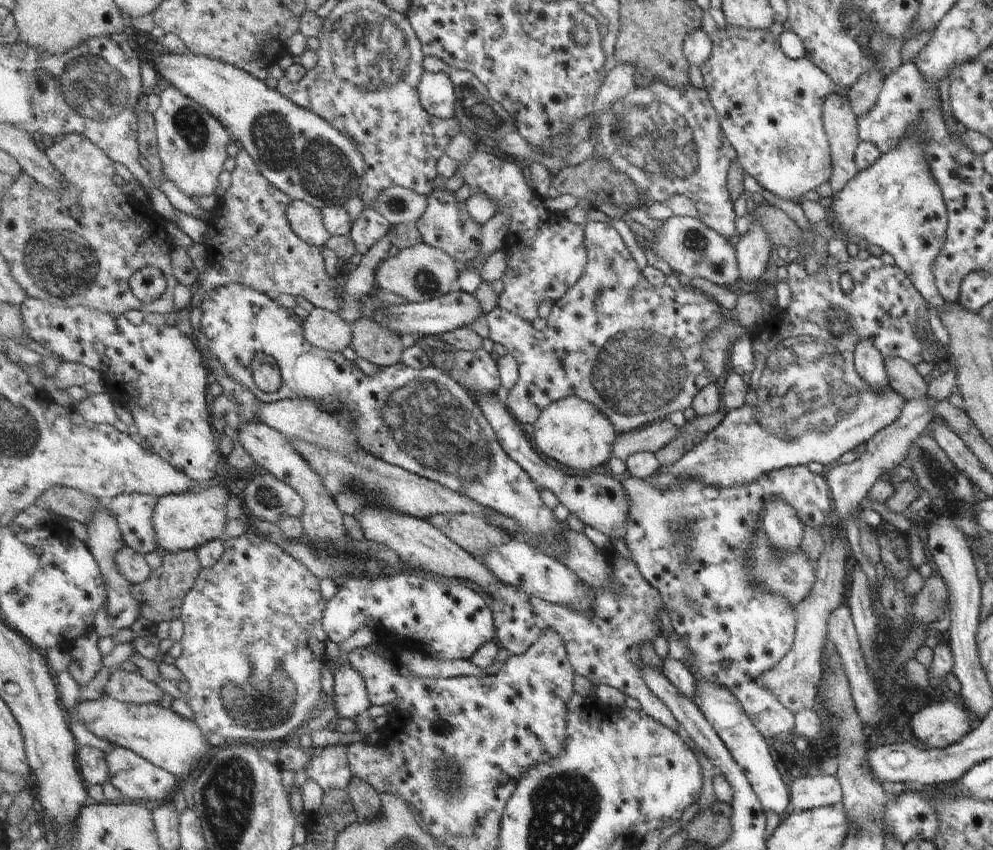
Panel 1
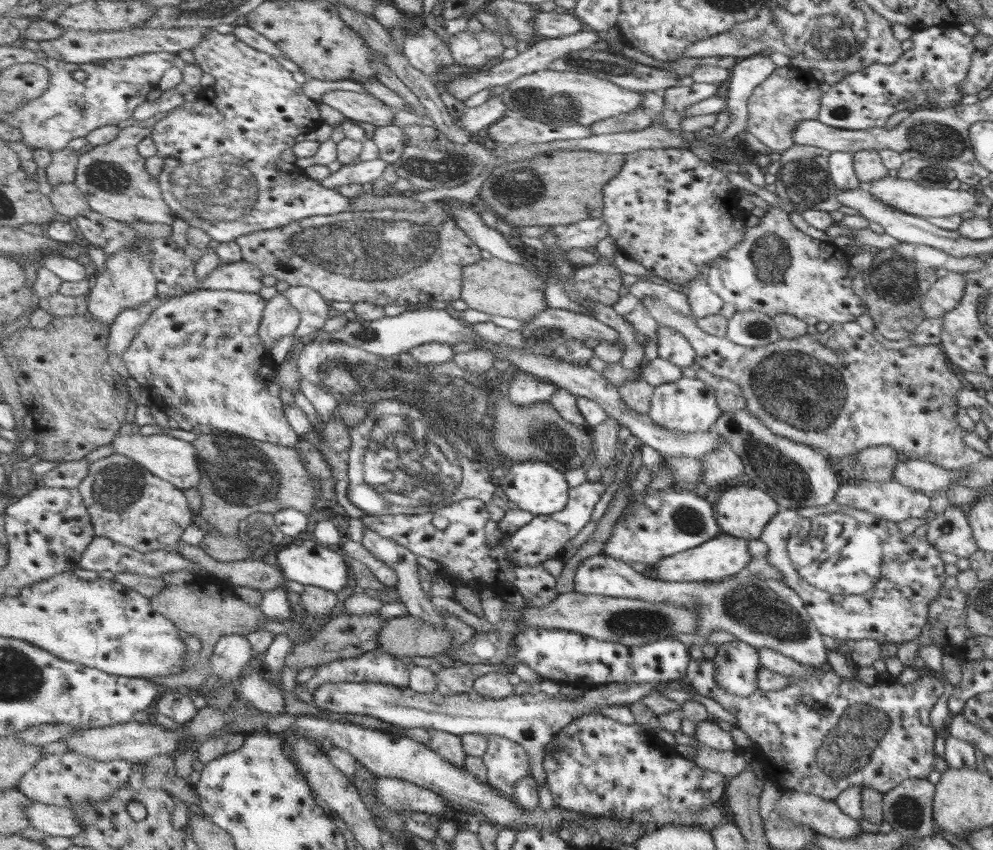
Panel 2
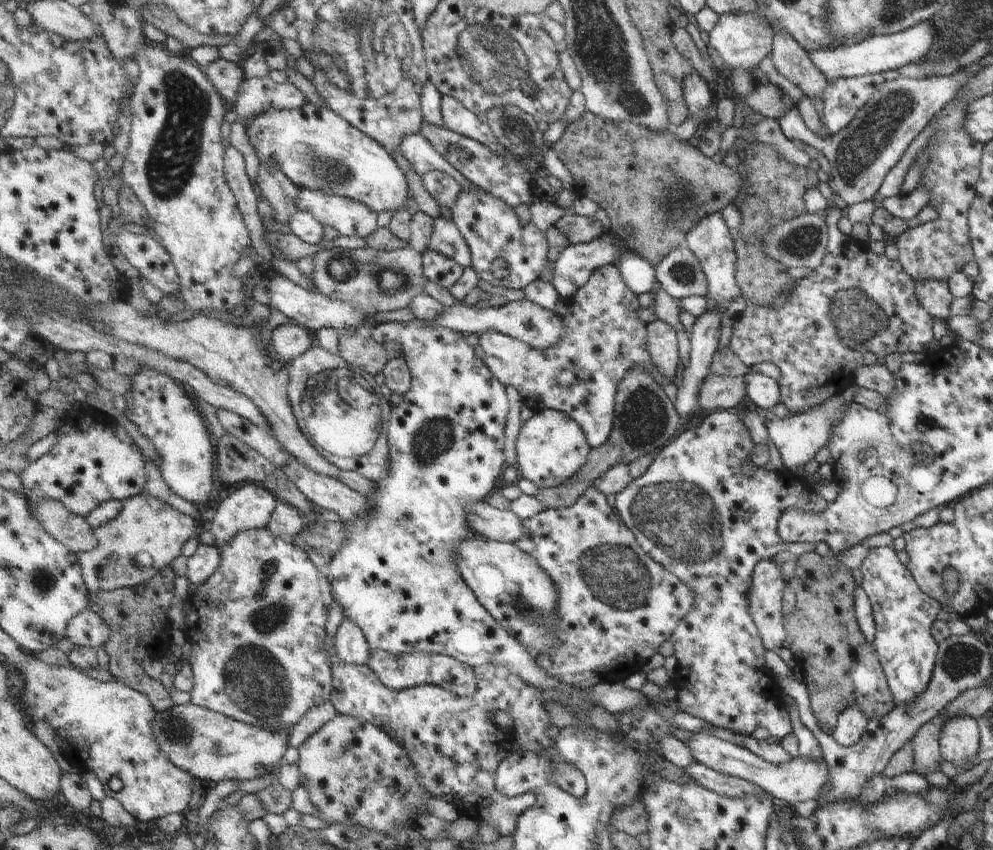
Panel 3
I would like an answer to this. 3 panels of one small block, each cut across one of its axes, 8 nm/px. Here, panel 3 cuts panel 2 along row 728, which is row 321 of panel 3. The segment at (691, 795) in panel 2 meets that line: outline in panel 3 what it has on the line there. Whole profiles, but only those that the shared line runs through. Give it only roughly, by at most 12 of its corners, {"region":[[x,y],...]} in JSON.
{"region":[[605,264],[539,350],[479,337],[485,364],[591,448],[609,441],[618,384],[649,352],[637,295]]}

